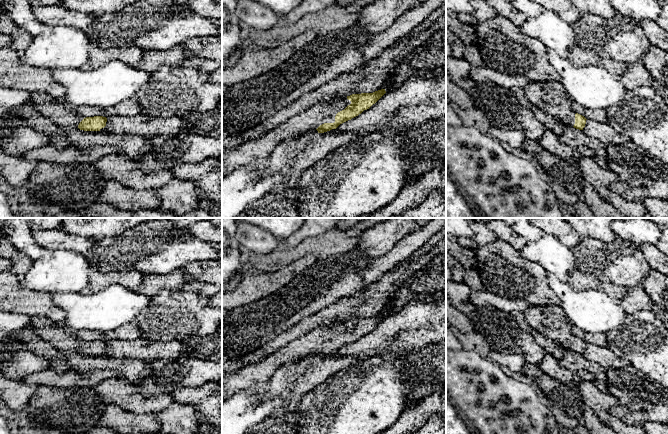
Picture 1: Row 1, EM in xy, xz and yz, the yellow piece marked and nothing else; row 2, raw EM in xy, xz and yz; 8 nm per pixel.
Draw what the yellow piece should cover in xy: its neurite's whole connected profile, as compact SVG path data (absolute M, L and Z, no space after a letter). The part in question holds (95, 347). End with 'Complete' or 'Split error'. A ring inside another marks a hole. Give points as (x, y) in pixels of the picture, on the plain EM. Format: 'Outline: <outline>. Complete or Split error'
Outline: M32 316L28 327L63 353L79 352L84 355L100 355L106 350L106 341L94 340L85 342L74 334L68 333L67 330L69 328L62 323L54 323L48 318Z. Split error

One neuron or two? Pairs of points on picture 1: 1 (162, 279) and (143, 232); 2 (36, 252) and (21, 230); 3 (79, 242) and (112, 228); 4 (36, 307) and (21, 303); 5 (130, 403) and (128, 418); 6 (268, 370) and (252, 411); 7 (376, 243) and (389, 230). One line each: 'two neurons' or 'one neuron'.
1: two neurons
2: one neuron
3: two neurons
4: one neuron
5: two neurons
6: two neurons
7: one neuron

